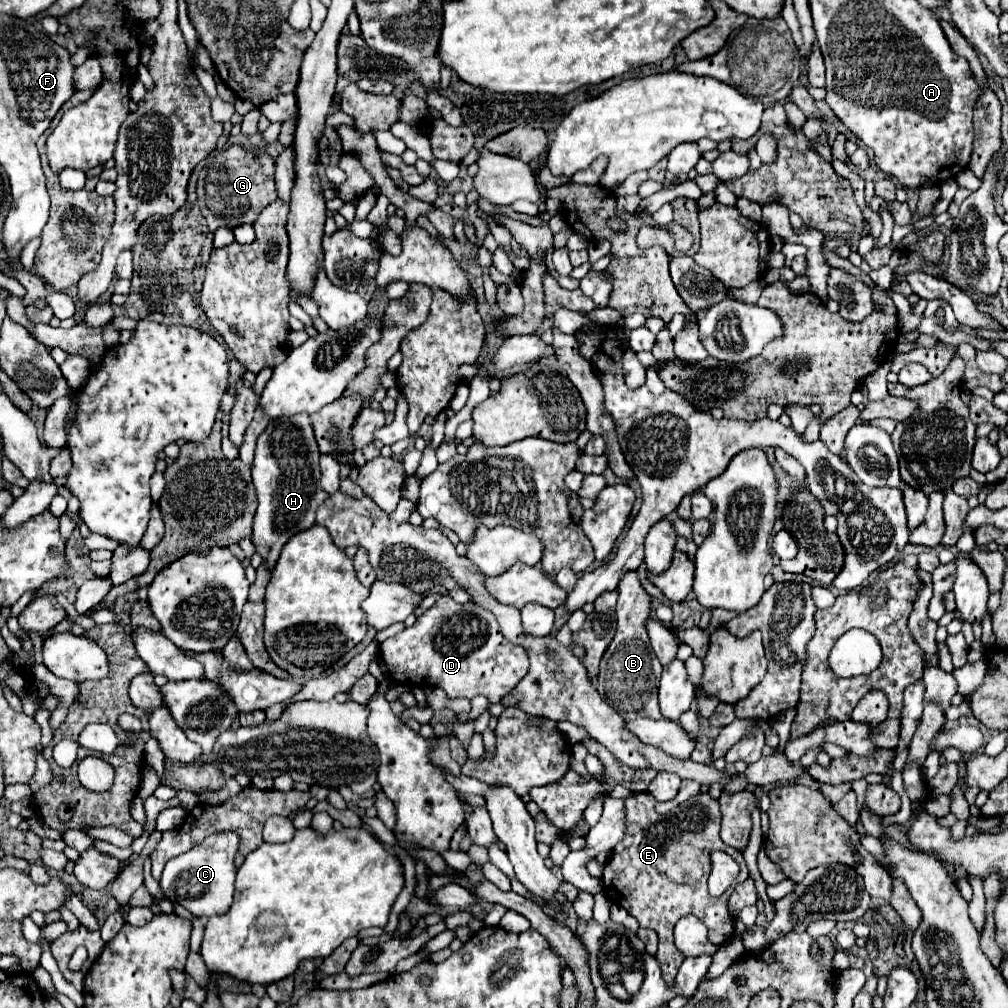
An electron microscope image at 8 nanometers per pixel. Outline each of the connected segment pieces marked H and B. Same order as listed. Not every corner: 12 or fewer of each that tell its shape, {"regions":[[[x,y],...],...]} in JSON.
{"regions":[[[308,414],[258,438],[252,542],[274,568],[328,498]],[[638,572],[618,586],[618,628],[596,688],[622,718],[656,718],[662,664]]]}

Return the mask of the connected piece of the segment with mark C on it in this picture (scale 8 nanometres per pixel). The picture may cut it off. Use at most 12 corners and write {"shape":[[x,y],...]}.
{"shape":[[238,836],[168,860],[160,888],[198,918],[234,896]]}

